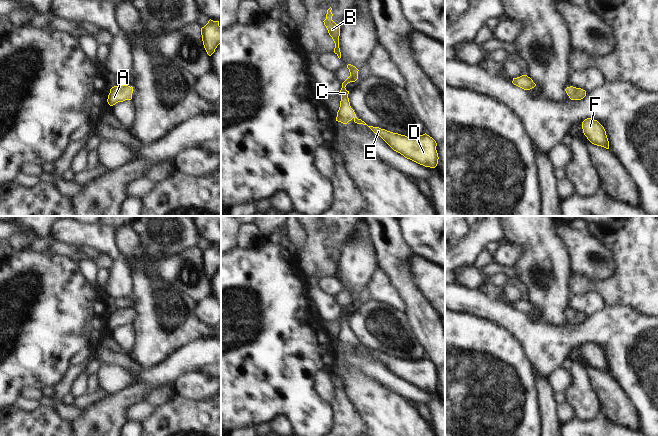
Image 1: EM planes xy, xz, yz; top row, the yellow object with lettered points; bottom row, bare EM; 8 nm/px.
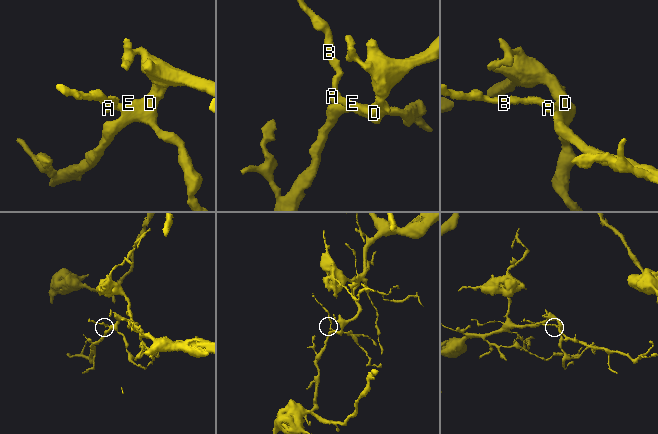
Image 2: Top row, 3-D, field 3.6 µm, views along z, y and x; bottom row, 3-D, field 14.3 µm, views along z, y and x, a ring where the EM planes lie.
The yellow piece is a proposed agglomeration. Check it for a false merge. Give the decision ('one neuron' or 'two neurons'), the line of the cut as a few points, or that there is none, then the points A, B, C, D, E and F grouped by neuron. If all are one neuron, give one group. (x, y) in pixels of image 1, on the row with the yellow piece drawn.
one neuron | no cut | A B C D E F

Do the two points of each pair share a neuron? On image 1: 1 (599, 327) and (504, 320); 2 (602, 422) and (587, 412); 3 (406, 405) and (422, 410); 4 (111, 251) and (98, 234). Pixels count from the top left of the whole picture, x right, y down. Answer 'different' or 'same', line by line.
1: same
2: different
3: different
4: same

